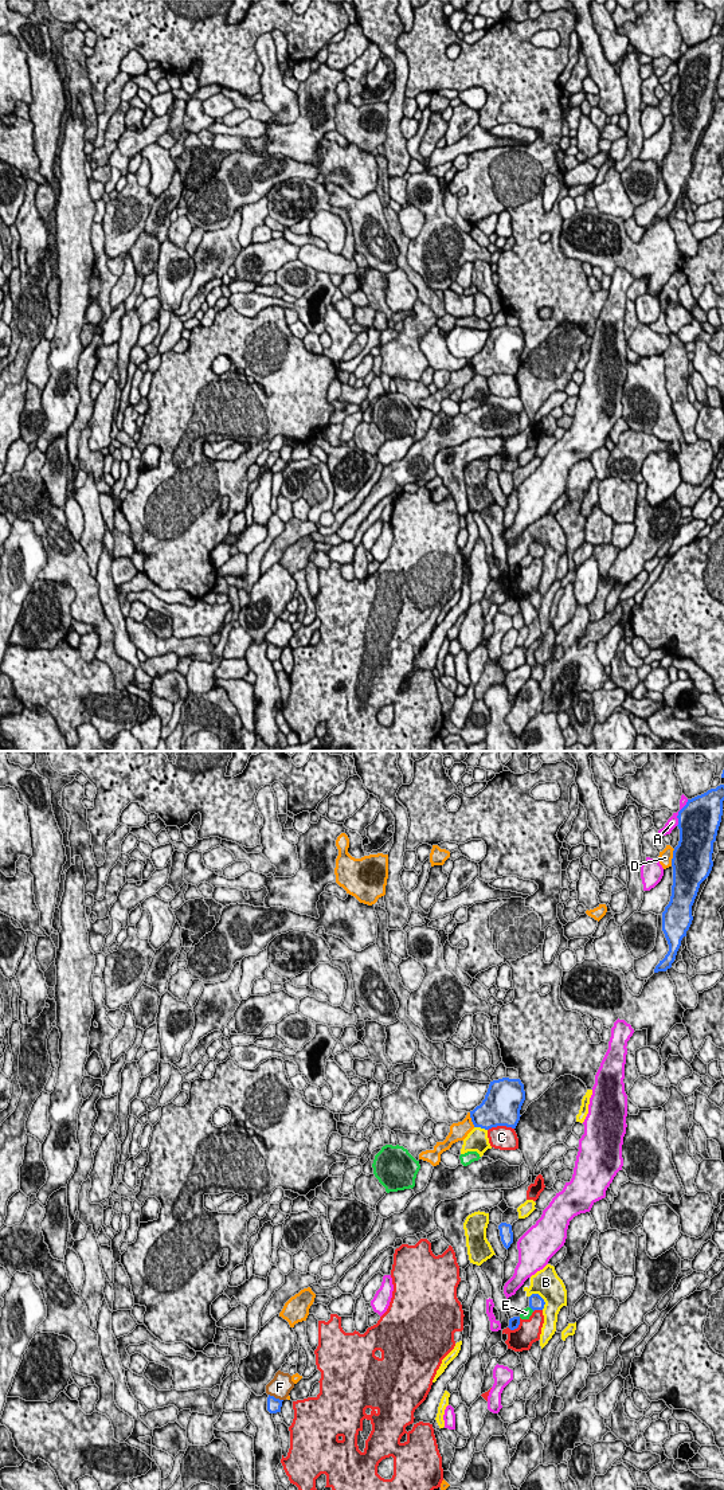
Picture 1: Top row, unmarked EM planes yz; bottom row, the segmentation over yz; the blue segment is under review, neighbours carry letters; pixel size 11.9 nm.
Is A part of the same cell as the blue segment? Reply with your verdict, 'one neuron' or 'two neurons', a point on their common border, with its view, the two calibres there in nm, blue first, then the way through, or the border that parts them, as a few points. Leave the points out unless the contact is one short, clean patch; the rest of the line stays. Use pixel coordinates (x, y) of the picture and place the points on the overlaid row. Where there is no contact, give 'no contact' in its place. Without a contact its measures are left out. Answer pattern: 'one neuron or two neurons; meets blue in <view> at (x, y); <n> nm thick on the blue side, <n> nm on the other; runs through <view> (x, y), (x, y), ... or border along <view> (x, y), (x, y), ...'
two neurons; meets blue in yz at (679, 813); 480 nm thick on the blue side, 130 nm on the other

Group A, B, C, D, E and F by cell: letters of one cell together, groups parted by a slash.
A / B / C / D / E / F

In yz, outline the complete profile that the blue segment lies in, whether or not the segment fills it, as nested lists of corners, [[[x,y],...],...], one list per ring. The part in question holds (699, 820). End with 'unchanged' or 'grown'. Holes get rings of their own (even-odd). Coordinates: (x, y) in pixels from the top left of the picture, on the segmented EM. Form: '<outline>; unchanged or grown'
[[[724,785],[688,799],[678,812],[680,841],[673,850],[673,885],[669,904],[662,912],[662,931],[669,951],[654,973],[672,967],[681,940],[686,936],[693,916],[692,906],[700,884],[709,876],[713,842],[723,816]]]; unchanged

